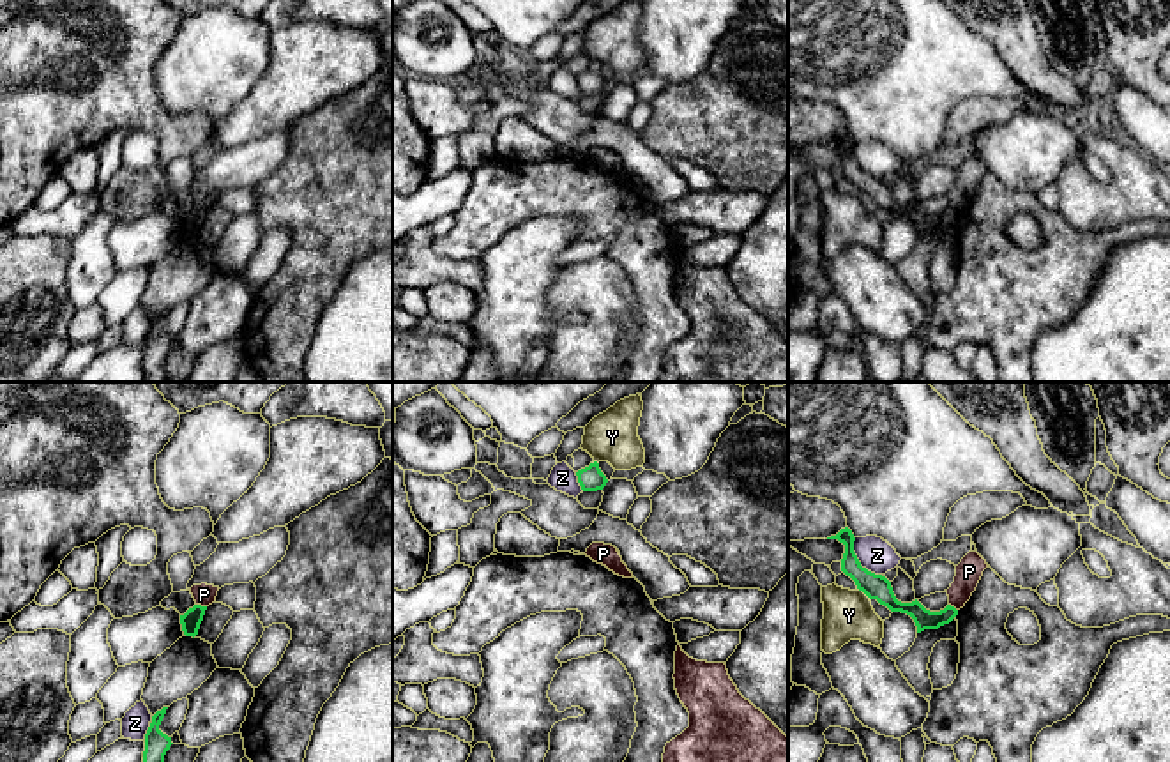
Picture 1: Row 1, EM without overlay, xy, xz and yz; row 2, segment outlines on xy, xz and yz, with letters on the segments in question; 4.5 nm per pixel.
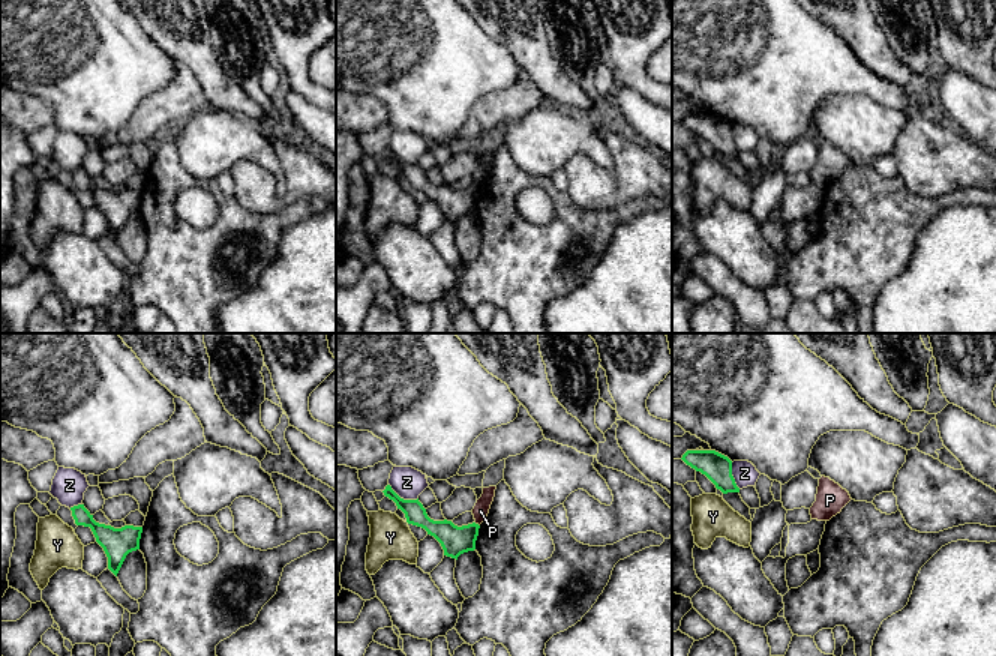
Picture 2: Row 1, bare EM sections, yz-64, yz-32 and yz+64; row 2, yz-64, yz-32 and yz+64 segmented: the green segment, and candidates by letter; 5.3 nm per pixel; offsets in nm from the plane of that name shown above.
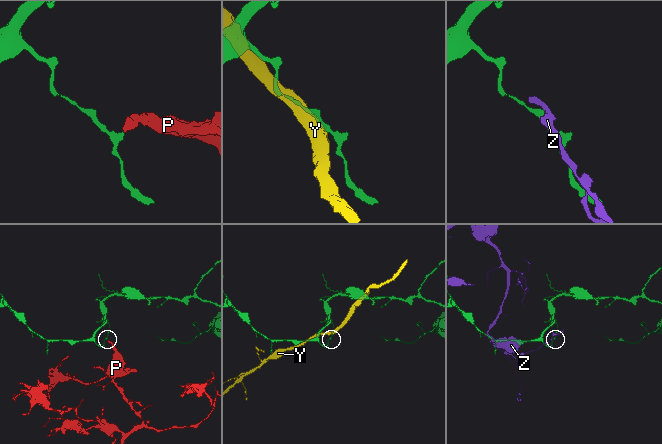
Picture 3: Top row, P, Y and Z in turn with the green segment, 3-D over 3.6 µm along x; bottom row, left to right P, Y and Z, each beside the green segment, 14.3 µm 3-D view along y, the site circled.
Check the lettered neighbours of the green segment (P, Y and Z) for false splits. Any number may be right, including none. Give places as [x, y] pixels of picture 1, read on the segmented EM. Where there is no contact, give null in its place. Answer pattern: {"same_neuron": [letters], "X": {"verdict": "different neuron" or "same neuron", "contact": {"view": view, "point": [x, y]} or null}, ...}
{"same_neuron": [], "P": {"verdict": "different neuron", "contact": {"view": "xy", "point": [200, 605]}}, "Y": {"verdict": "different neuron", "contact": {"view": "yz", "point": [865, 593]}}, "Z": {"verdict": "different neuron", "contact": {"view": "yz", "point": [858, 561]}}}

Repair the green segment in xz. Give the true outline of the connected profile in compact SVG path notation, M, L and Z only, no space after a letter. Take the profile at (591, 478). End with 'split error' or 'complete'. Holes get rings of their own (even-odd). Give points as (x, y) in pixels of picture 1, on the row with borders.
M594 461L589 467L576 472L578 483L583 491L603 490L608 483L606 476L601 472L599 463Z; complete

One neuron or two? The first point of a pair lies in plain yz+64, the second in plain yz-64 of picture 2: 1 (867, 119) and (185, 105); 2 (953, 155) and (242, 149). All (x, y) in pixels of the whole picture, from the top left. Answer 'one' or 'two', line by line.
1: two
2: two

